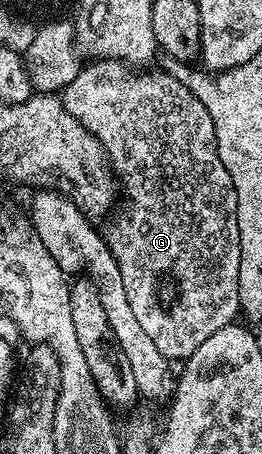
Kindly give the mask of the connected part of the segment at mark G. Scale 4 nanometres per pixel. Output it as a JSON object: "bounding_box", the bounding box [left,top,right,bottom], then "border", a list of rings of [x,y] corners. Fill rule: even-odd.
{"bounding_box":[60,58,241,362],"border":[[[98,58],[90,63],[92,64],[88,65],[87,63],[84,67],[81,67],[73,82],[64,87],[60,99],[65,110],[70,112],[101,142],[106,150],[113,172],[122,177],[122,192],[123,195],[124,192],[128,195],[128,201],[124,205],[121,203],[115,209],[111,219],[107,221],[107,224],[109,224],[106,239],[110,254],[114,254],[114,262],[118,262],[118,270],[122,270],[122,282],[126,282],[128,287],[130,306],[134,306],[134,314],[138,317],[138,323],[145,328],[146,335],[153,340],[154,346],[158,346],[162,356],[166,357],[170,362],[176,362],[176,360],[177,362],[183,362],[192,357],[194,351],[198,350],[211,335],[216,334],[218,330],[224,329],[226,325],[235,323],[241,313],[241,283],[239,282],[241,239],[238,235],[238,194],[234,190],[234,182],[230,182],[230,174],[226,174],[226,166],[218,157],[214,122],[211,121],[206,106],[203,106],[202,102],[199,101],[196,92],[190,90],[184,83],[179,82],[171,72],[166,70],[165,72],[154,69],[136,71],[133,67],[125,64],[124,61],[114,59],[102,60]],[[163,272],[173,272],[180,279],[182,307],[172,308],[169,312],[160,305],[159,280]]]}

